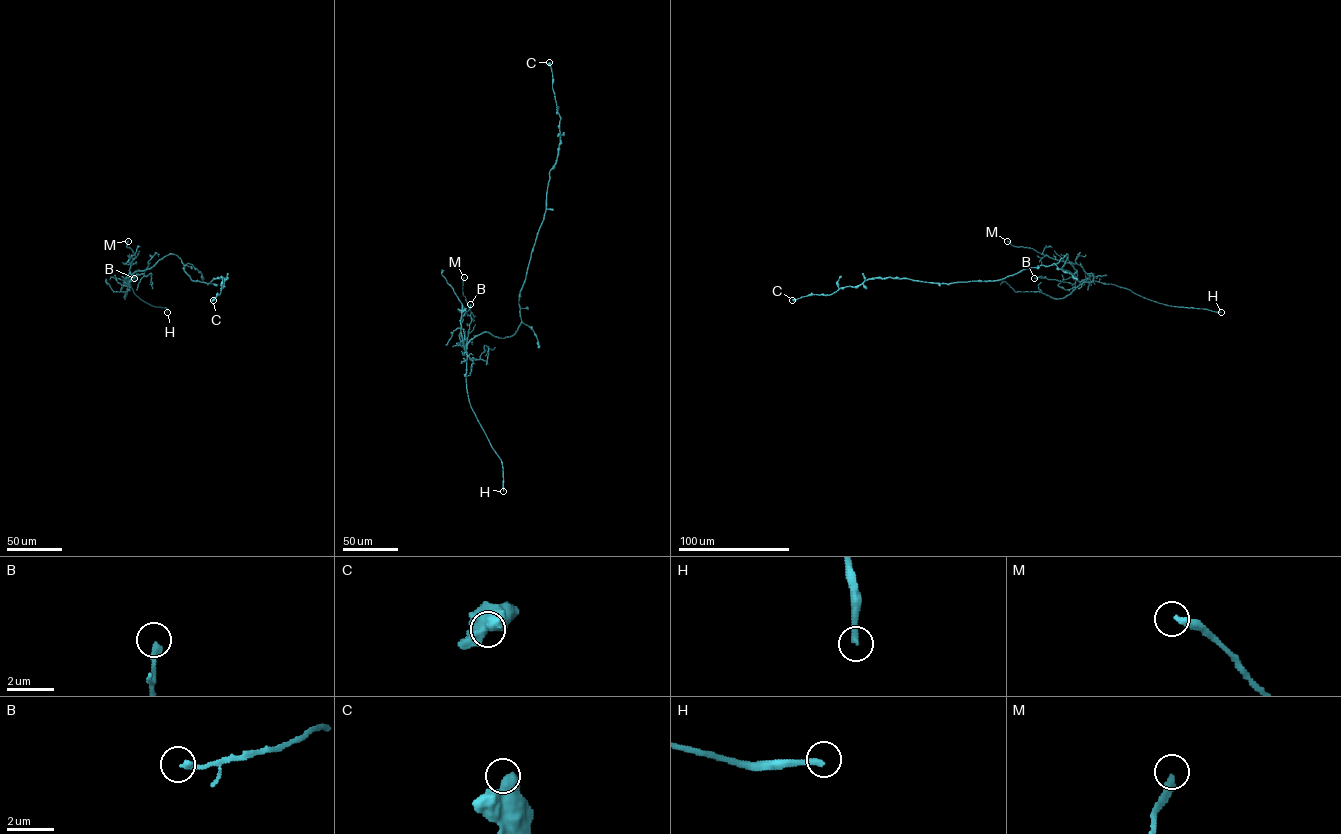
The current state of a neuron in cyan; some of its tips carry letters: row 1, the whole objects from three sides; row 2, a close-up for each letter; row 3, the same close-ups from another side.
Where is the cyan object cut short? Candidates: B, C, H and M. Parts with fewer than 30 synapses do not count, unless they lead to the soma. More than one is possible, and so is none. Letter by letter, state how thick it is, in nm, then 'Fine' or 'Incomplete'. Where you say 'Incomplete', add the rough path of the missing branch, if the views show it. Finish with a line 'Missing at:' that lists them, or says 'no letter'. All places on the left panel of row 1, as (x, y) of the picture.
B: Thickness 280 nm. Fine
C: Thickness 650 nm. Fine
H: Thickness 280 nm. Incomplete
M: Thickness 320 nm. Fine
Missing at: H

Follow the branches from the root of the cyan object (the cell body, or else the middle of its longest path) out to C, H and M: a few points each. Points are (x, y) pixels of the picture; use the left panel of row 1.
C: (183, 267), (192, 281), (209, 283), (213, 278), (224, 279), (224, 286), (213, 300)
H: (183, 267), (182, 260), (170, 254), (131, 276), (134, 293), (167, 312)
M: (183, 267), (182, 260), (170, 254), (150, 268), (131, 274), (131, 264), (136, 256), (126, 247), (128, 241)

